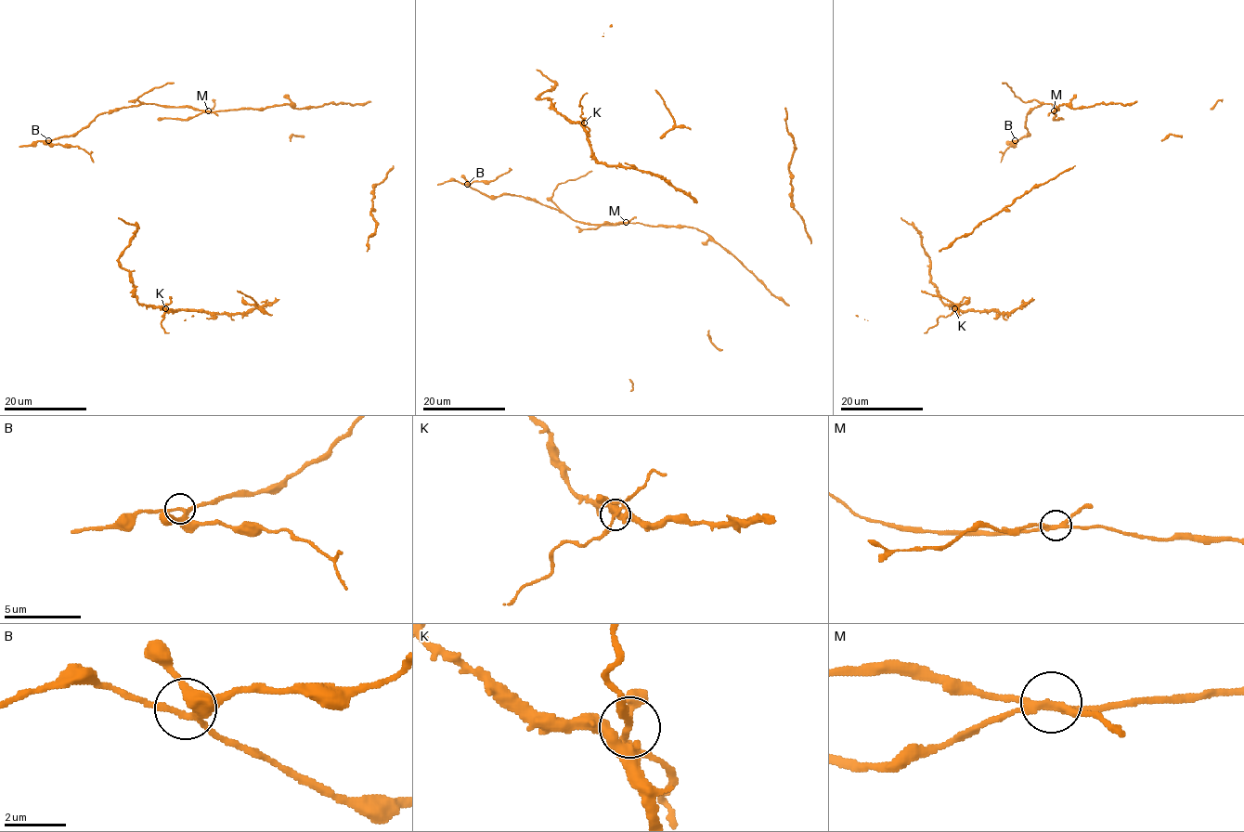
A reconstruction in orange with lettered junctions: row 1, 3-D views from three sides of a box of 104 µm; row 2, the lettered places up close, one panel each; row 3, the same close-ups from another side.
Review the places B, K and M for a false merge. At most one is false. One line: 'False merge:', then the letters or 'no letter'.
False merge: M

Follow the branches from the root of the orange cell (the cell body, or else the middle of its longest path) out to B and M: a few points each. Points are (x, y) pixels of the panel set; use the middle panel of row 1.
B: (525, 198), (509, 194), (487, 196), (467, 184)
M: (525, 198), (561, 210), (580, 222), (626, 222)

